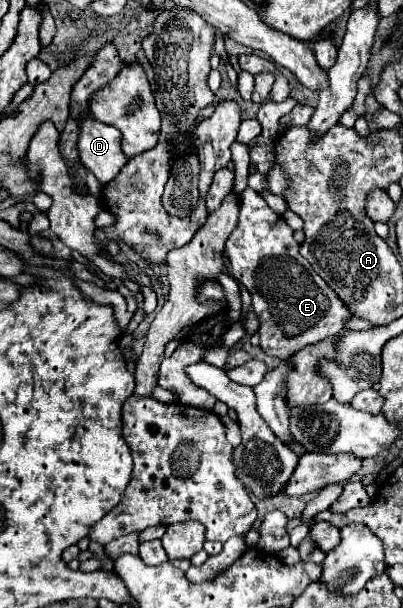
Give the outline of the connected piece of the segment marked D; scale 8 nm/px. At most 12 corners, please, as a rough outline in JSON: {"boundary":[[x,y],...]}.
{"boundary":[[78,121],[80,163],[106,185],[126,157],[122,133],[106,123]]}

